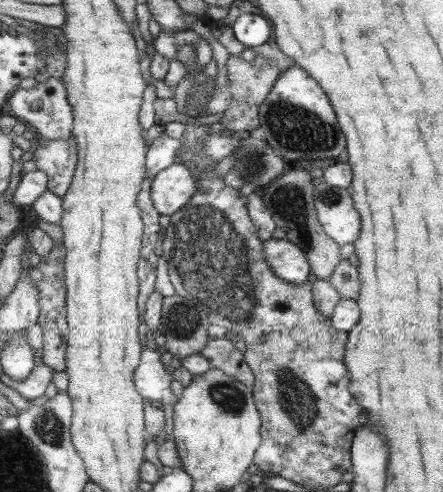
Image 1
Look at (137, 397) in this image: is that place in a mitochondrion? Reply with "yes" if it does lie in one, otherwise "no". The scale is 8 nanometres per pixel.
no

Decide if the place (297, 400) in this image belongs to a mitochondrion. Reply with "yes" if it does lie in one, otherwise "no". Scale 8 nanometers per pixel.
yes

